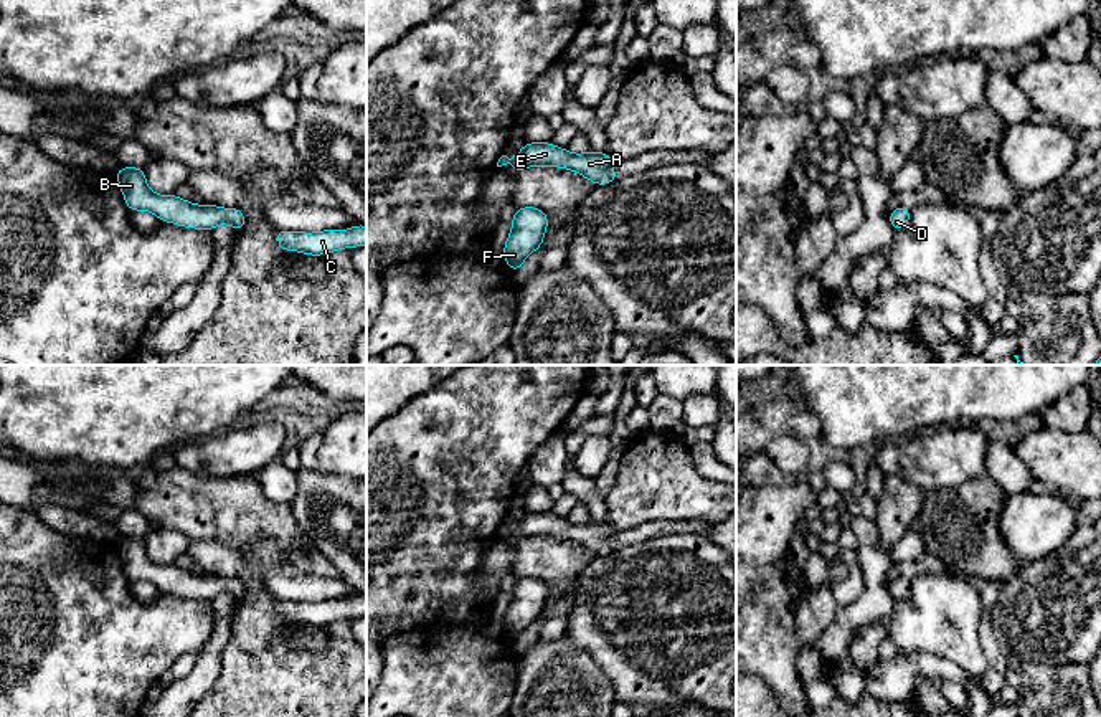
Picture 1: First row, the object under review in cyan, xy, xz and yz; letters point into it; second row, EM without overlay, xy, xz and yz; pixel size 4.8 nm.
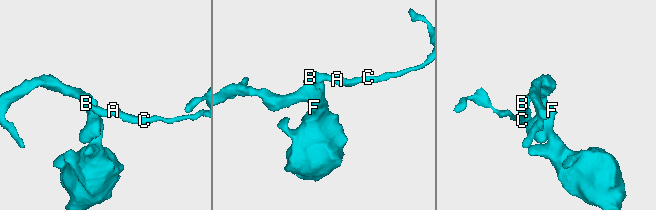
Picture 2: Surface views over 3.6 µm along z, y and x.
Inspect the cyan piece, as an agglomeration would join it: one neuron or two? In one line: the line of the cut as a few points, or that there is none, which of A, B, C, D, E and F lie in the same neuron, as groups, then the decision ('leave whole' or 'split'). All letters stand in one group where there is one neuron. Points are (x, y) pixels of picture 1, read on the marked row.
cut none; groups A B C D E F; leave whole

